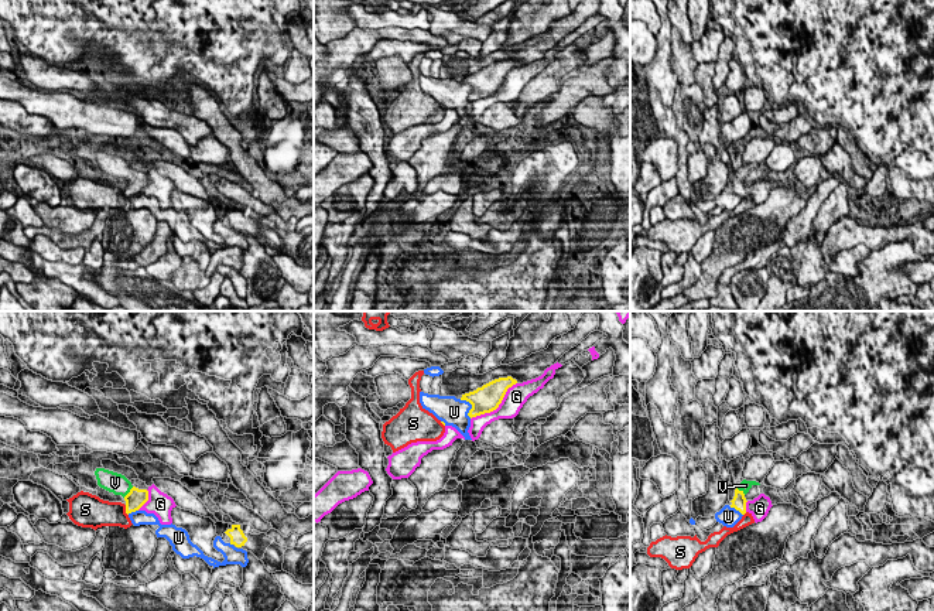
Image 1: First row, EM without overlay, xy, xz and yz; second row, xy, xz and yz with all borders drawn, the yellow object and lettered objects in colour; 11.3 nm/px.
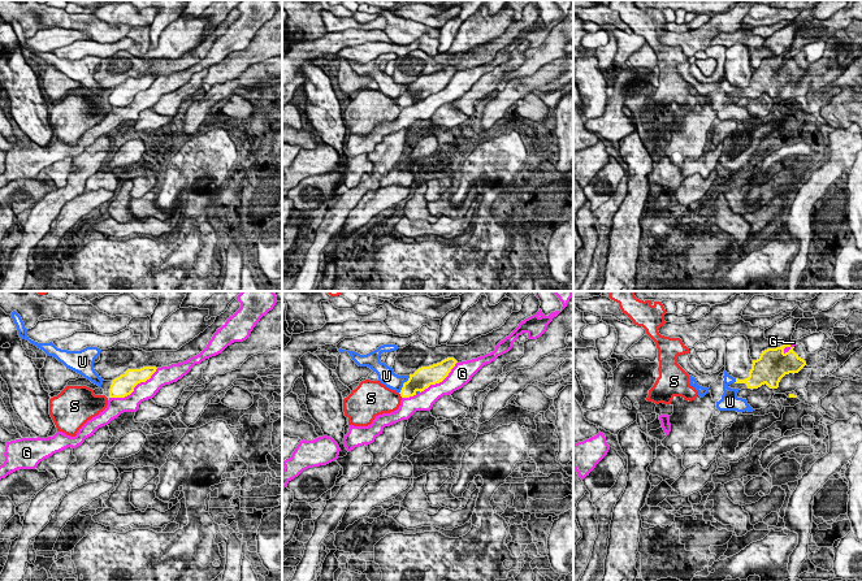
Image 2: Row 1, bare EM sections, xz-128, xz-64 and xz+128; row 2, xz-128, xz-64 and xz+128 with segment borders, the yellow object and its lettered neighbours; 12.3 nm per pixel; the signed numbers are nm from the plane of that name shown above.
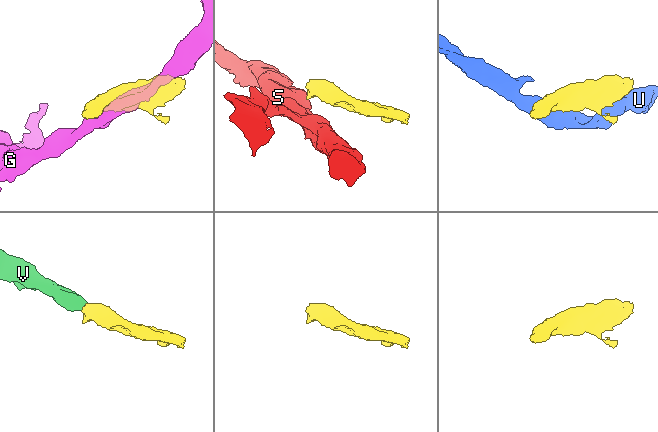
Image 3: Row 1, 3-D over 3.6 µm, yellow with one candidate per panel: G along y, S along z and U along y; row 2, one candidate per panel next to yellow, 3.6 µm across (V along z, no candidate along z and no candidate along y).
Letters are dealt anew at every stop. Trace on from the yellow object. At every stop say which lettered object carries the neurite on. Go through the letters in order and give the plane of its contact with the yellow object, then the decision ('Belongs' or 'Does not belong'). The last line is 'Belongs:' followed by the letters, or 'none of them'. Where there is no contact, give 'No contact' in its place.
G: Touches yellow in xz. Does not belong
S: Touches yellow in xy. Does not belong
U: Touches yellow in xz. Does not belong
V: Touches yellow in xy. Belongs
Belongs: V

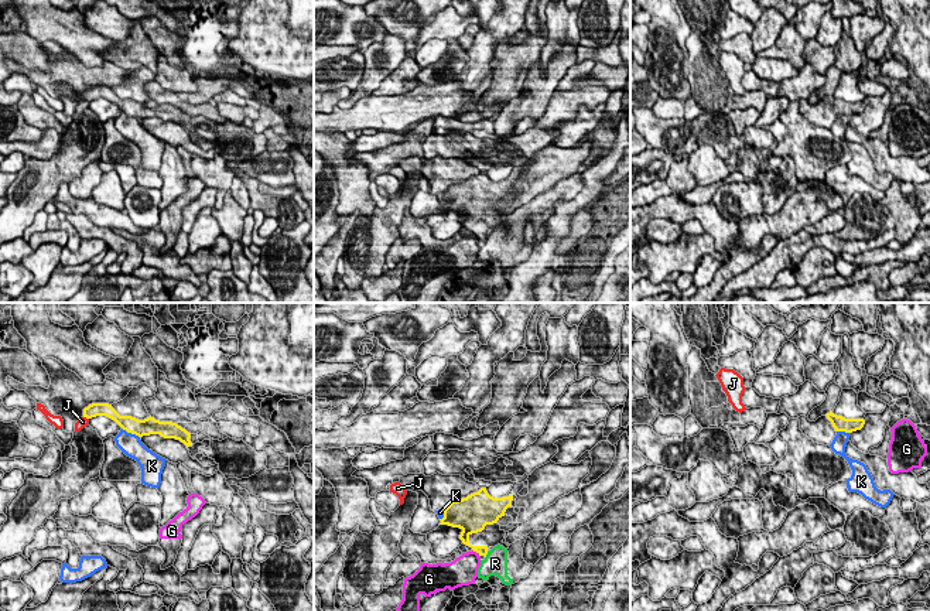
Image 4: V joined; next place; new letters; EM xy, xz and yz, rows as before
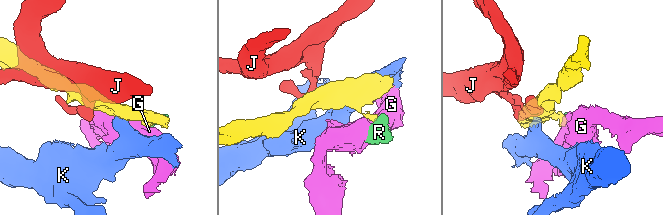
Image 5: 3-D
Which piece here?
G: Touches yellow in xz. Does not belong
J: Touches yellow in xy. Does not belong
K: Touches yellow in xy. Does not belong
R: Touches yellow in xz. Does not belong
Belongs: none of them

